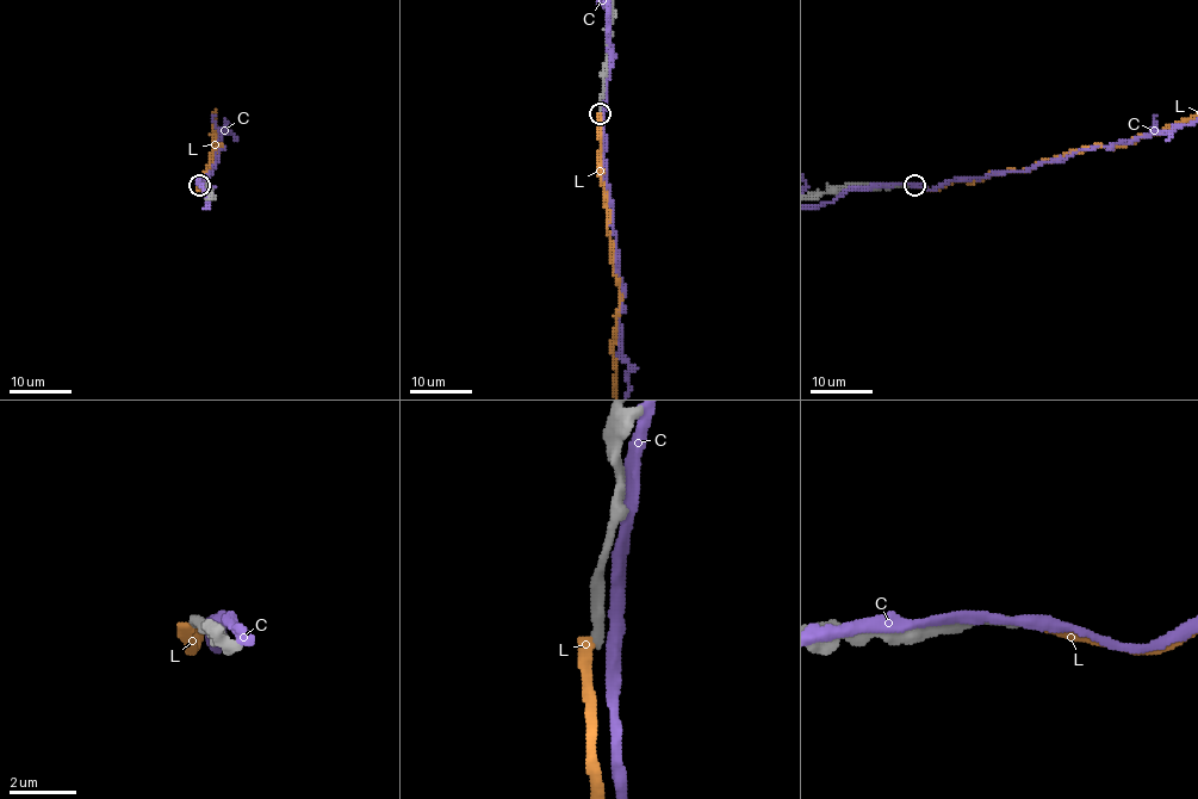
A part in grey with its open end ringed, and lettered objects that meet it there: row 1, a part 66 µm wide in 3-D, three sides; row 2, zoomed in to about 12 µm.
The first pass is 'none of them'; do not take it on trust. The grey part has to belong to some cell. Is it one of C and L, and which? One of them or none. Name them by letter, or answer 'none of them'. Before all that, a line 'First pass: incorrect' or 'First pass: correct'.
First pass: correct
none of them

